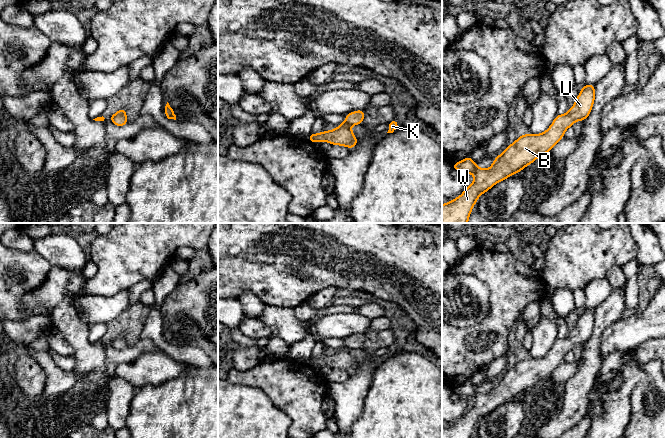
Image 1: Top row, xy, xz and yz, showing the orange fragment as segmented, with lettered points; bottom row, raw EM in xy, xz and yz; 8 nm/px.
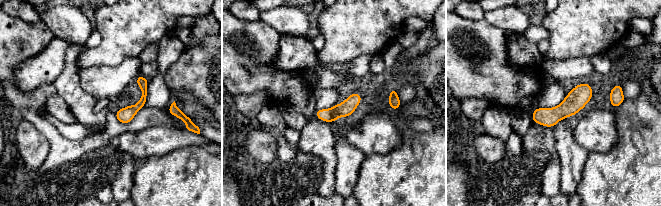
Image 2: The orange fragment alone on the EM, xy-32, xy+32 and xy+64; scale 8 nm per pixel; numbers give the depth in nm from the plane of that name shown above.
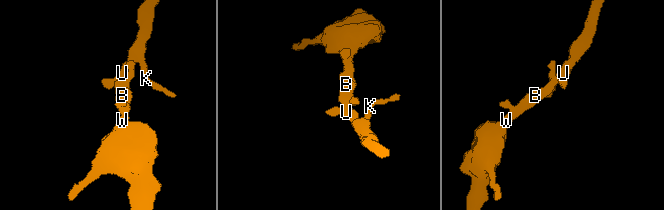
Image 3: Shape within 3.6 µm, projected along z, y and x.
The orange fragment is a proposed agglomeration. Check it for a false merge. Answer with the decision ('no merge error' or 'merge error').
no merge error

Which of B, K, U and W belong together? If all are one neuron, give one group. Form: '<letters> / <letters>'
B K U W

